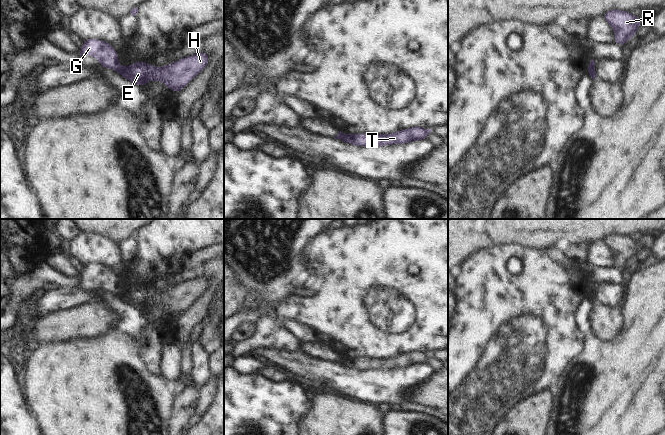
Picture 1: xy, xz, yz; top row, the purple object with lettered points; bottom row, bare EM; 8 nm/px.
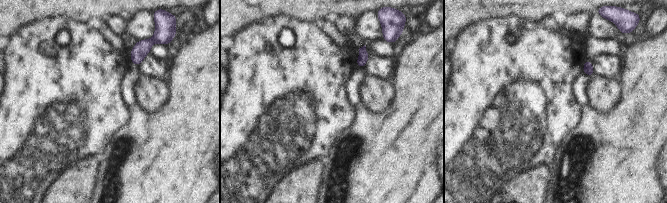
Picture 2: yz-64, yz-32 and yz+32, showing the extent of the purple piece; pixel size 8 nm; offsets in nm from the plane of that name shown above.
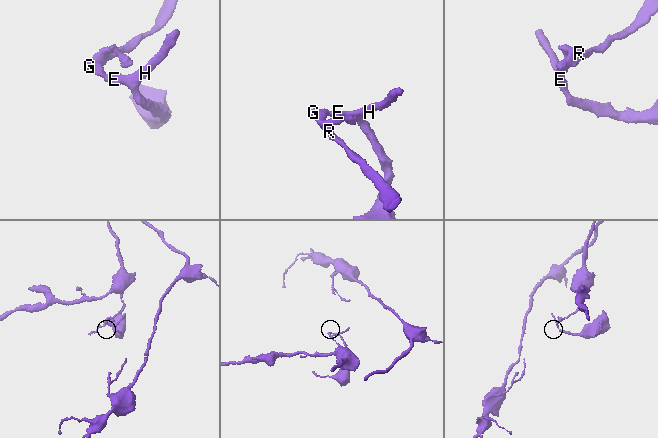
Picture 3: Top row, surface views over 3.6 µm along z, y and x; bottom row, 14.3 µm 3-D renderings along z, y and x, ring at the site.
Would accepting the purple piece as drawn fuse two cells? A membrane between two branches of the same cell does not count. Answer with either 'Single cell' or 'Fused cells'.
Fused cells.

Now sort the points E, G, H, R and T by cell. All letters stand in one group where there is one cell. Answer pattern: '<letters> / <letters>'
E H T / G R

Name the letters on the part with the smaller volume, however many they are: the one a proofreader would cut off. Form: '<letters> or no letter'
E, H, T

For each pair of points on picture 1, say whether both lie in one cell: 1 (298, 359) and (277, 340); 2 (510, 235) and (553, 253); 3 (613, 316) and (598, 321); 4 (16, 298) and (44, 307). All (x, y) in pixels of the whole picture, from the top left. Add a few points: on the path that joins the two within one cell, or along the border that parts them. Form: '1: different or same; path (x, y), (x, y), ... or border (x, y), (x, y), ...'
1: different; border (267, 348), (303, 353)
2: different; border (554, 245), (551, 245), (546, 250)
3: same; path (609, 320), (602, 321)
4: different; border (51, 285), (31, 299)

